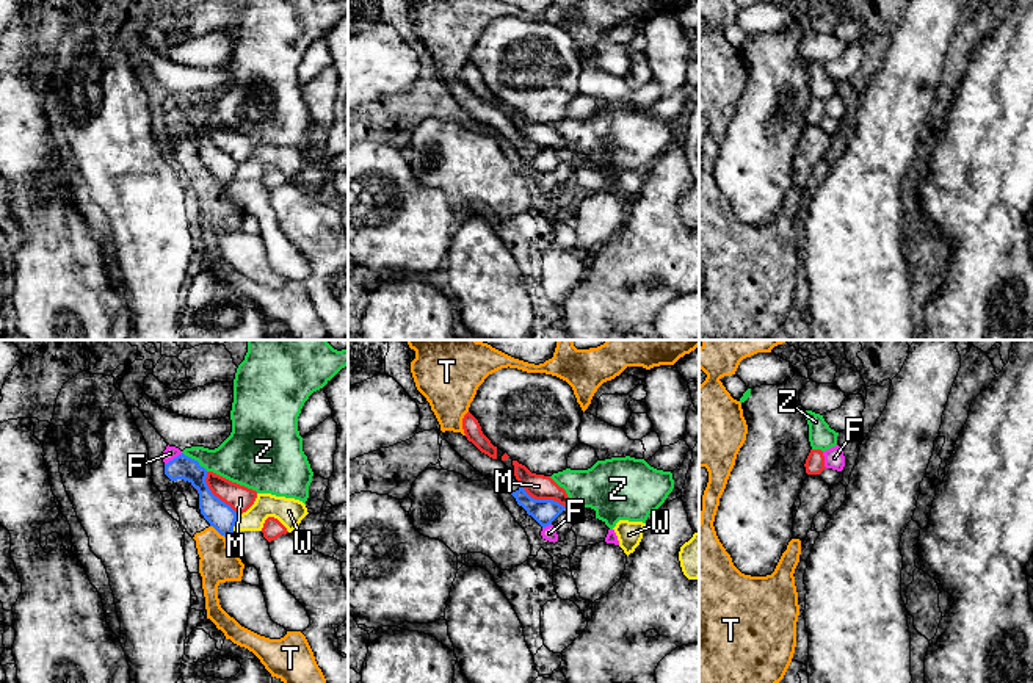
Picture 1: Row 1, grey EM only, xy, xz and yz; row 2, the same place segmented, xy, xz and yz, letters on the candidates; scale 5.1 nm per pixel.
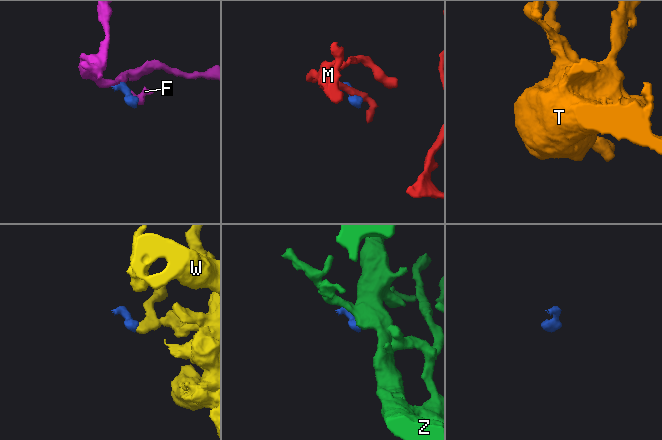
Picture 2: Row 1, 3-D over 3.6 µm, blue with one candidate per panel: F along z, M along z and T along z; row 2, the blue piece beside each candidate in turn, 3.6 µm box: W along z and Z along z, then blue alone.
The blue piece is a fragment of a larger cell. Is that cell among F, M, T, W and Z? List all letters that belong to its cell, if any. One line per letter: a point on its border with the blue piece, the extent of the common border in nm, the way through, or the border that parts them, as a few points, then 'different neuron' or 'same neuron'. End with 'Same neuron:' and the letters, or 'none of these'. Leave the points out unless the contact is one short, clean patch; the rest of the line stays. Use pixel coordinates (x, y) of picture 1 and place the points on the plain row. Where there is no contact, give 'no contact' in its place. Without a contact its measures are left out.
F: xy (174, 107) | 110 nm | along xy (182, 102), (165, 113) | different neuron
M: xy (213, 144) | 280 nm | along xy (206, 121), (207, 137), (237, 163) | different neuron
T: xy (218, 180) | 100 nm | along xy (210, 174), (224, 187) | different neuron
W: xy (235, 169) | 90 nm | along xy (239, 163), (232, 179) | different neuron
Z: xy (193, 108) | 170 nm | along xy (182, 101), (207, 119) | different neuron
Same neuron: none of these

